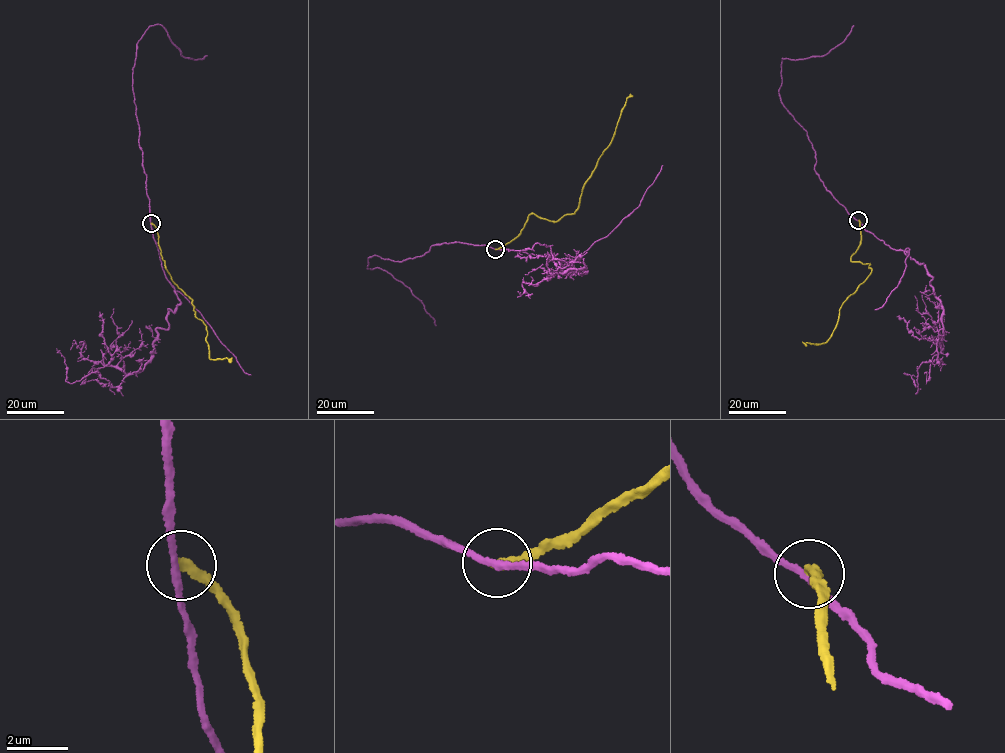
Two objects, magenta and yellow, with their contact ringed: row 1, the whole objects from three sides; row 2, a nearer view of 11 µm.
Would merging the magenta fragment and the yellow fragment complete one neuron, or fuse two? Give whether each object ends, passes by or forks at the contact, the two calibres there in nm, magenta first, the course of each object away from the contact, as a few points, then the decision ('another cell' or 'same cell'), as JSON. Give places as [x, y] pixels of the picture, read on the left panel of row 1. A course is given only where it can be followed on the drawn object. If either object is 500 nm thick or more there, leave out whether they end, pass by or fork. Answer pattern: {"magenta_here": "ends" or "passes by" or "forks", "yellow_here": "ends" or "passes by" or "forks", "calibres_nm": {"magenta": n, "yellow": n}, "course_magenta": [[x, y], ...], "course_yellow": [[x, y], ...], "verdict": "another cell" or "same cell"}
{"magenta_here": "passes by", "yellow_here": "ends", "calibres_nm": {"magenta": 240, "yellow": 280}, "course_magenta": [[151, 223], [180, 302], [168, 328], [156, 328], [150, 361], [114, 387], [97, 371], [71, 383], [56, 348]], "course_yellow": [[151, 223], [157, 230], [164, 266], [173, 282], [192, 300], [195, 317], [206, 327], [209, 357], [232, 358]], "verdict": "another cell"}

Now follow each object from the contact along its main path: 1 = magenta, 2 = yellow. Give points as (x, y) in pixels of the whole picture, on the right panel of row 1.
1: (858, 220), (923, 263), (942, 310), (940, 361), (917, 369), (916, 394), (914, 380), (903, 373)
2: (858, 220), (860, 244), (851, 261), (869, 264), (871, 273), (843, 303), (828, 340), (817, 344), (802, 342)

